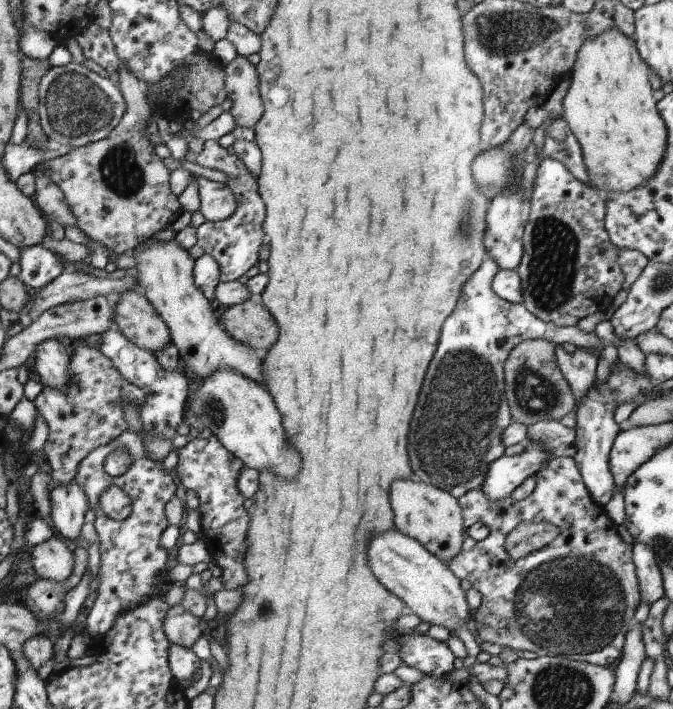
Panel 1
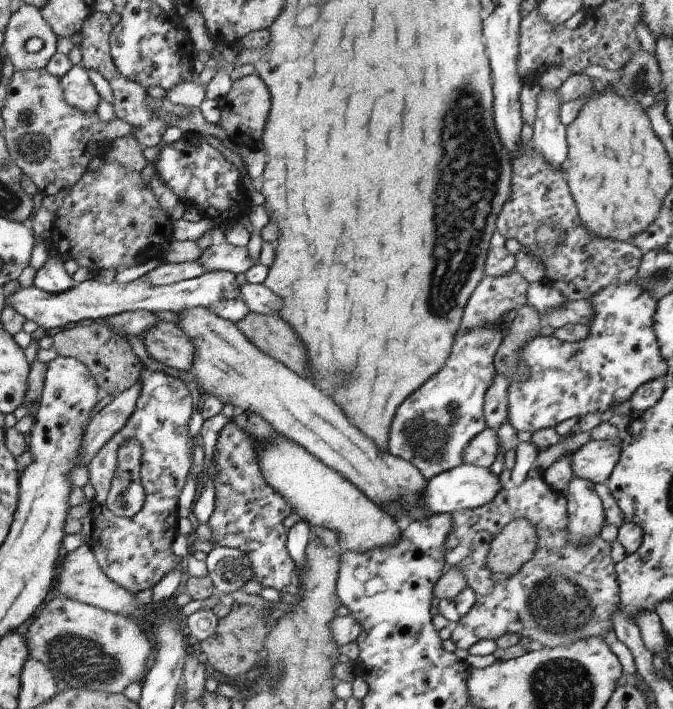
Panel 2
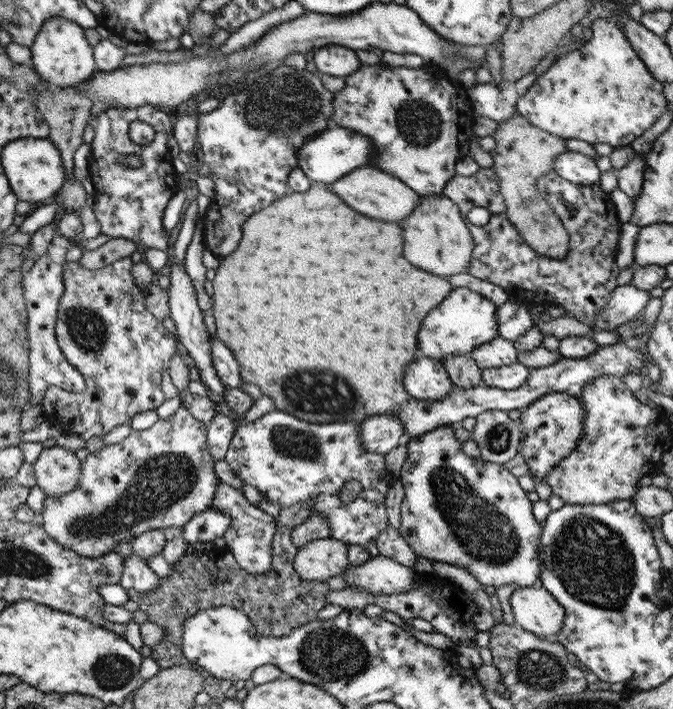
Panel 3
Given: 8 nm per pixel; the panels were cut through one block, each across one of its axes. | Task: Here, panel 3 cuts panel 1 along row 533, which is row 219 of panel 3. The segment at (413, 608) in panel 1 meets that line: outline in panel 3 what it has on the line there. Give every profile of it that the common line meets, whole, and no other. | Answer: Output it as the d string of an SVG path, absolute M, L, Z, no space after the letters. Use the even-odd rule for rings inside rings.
M374 166L356 168L326 186L330 186L330 192L340 196L352 210L372 216L372 218L400 222L404 217L408 217L418 205L417 192L392 174L380 171Z

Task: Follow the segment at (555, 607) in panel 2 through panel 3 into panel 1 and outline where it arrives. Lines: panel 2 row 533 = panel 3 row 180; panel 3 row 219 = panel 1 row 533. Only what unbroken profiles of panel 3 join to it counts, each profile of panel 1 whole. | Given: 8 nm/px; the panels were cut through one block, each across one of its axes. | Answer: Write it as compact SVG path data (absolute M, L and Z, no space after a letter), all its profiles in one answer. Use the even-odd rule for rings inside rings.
M552 457L544 465L543 468L535 475L535 488L532 494L530 494L525 500L515 502L511 498L507 500L497 502L489 500L482 492L482 490L473 489L466 495L458 498L458 503L461 507L461 514L463 517L463 526L468 528L476 522L481 522L484 526L490 529L490 535L481 542L473 540L467 533L465 540L463 541L460 553L452 558L447 566L452 570L452 573L460 580L467 580L472 584L472 587L482 594L482 604L474 612L474 620L472 621L472 630L474 635L479 641L490 642L502 647L509 647L519 653L522 651L532 651L538 655L538 657L552 654L556 657L568 657L576 661L585 661L594 665L601 665L606 667L614 667L616 662L622 657L622 648L624 645L625 635L628 630L635 626L637 620L635 619L635 611L639 603L641 602L641 595L639 594L639 583L635 572L635 565L633 564L633 544L626 544L624 540L619 537L618 526L605 514L605 511L599 505L596 505L589 496L580 472L576 467L575 461L572 457ZM522 521L528 523L541 523L542 521L555 525L560 530L560 535L544 549L532 552L519 560L511 560L504 549L505 539L508 538L508 534Z

